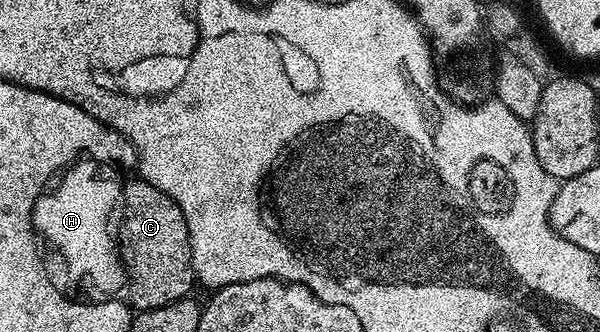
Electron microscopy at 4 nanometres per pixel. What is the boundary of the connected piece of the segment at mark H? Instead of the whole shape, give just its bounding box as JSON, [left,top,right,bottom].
[28,152,126,310]

